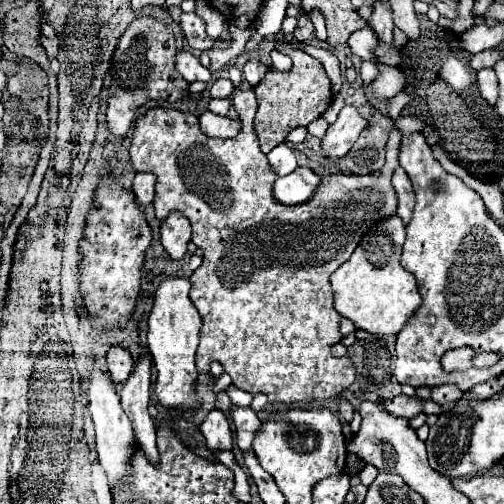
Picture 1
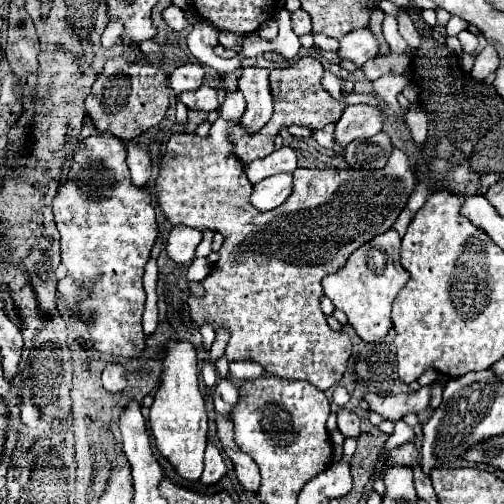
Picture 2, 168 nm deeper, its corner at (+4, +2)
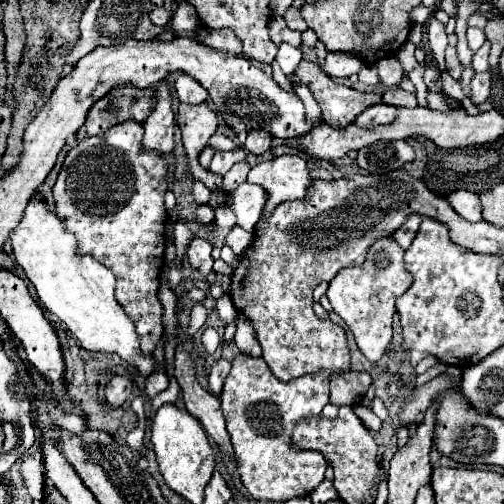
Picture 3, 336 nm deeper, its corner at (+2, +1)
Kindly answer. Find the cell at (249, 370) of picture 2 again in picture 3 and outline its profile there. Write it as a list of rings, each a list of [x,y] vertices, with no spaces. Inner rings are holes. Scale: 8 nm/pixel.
[[[243,316],[237,318],[237,332],[235,332],[235,344],[239,352],[247,356],[261,356],[261,346],[253,334],[253,328],[249,322],[245,322]]]

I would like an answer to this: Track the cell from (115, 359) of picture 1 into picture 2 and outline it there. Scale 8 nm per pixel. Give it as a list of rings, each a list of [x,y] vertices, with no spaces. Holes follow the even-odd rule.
[[[109,365],[105,371],[103,371],[103,387],[109,391],[109,393],[121,393],[127,385],[125,381],[125,369],[119,367],[119,365]]]

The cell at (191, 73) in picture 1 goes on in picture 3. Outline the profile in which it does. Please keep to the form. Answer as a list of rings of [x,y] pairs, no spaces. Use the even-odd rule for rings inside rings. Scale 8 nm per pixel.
[[[179,74],[175,80],[175,90],[179,100],[185,104],[201,104],[207,100],[207,90],[195,78],[189,78],[189,74]]]

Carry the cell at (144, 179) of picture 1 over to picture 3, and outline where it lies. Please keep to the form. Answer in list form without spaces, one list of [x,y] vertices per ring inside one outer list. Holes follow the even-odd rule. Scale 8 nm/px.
[[[159,82],[155,88],[157,104],[151,112],[151,116],[143,122],[143,152],[159,152],[169,154],[173,150],[173,110],[171,110],[171,96],[169,86],[165,82]]]

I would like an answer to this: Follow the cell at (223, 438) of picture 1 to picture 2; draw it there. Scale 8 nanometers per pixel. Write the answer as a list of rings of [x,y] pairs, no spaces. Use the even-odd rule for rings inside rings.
[[[209,443],[205,449],[205,469],[201,475],[201,483],[209,487],[219,483],[223,477],[225,477],[225,463],[223,463],[221,451],[213,443]]]

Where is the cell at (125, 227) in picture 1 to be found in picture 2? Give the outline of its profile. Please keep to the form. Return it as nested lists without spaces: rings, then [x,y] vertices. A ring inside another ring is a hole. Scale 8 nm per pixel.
[[[115,135],[83,139],[53,199],[53,215],[61,233],[61,263],[67,275],[75,281],[97,279],[95,293],[87,299],[87,309],[95,309],[95,321],[89,327],[95,349],[119,357],[141,357],[147,339],[141,325],[143,271],[157,239],[157,219],[151,193],[131,183],[125,153],[125,143]]]

